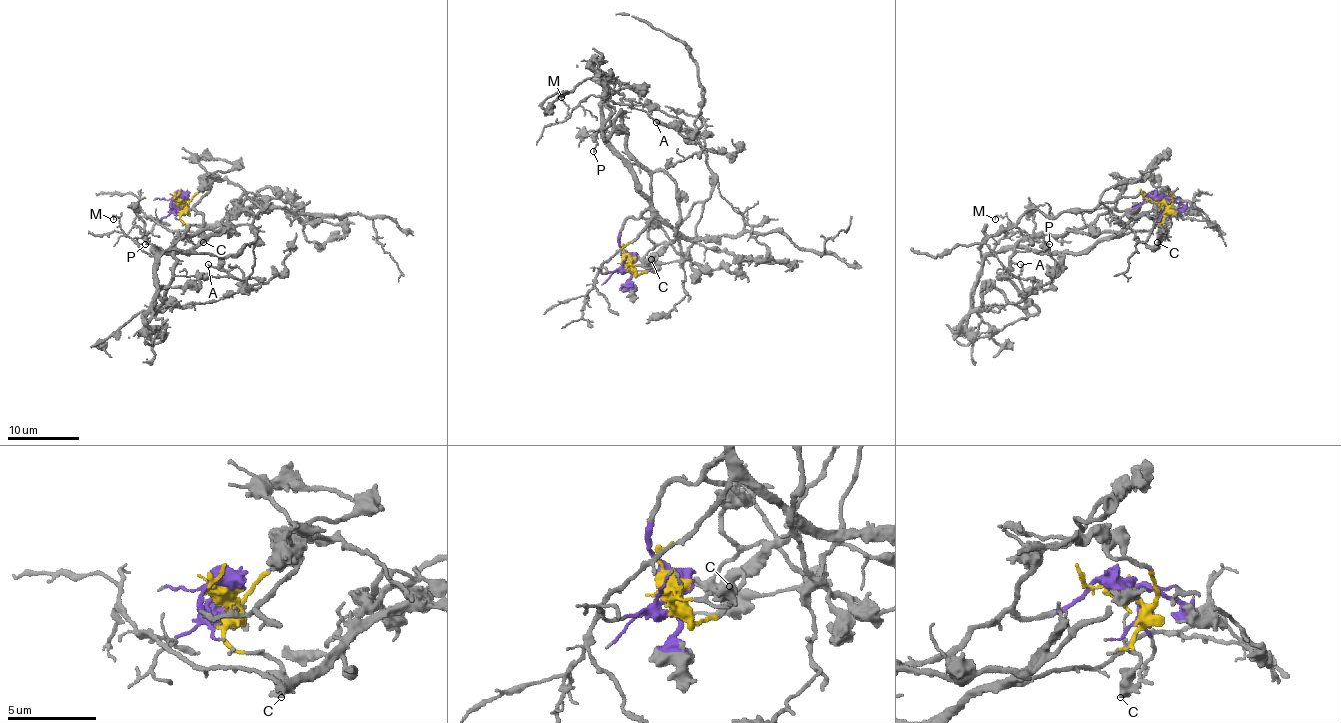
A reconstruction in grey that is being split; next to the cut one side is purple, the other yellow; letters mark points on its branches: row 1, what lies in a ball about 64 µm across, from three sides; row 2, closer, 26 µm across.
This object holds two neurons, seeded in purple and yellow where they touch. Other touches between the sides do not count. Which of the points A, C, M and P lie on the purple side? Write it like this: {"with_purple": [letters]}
{"with_purple": ["M", "P"]}

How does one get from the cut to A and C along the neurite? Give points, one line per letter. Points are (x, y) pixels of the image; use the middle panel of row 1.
A: (628, 260), (643, 274), (712, 191), (696, 132), (703, 89), (694, 125), (708, 135), (680, 121), (655, 123)
C: (628, 260), (630, 267), (628, 265), (648, 267), (652, 260)

